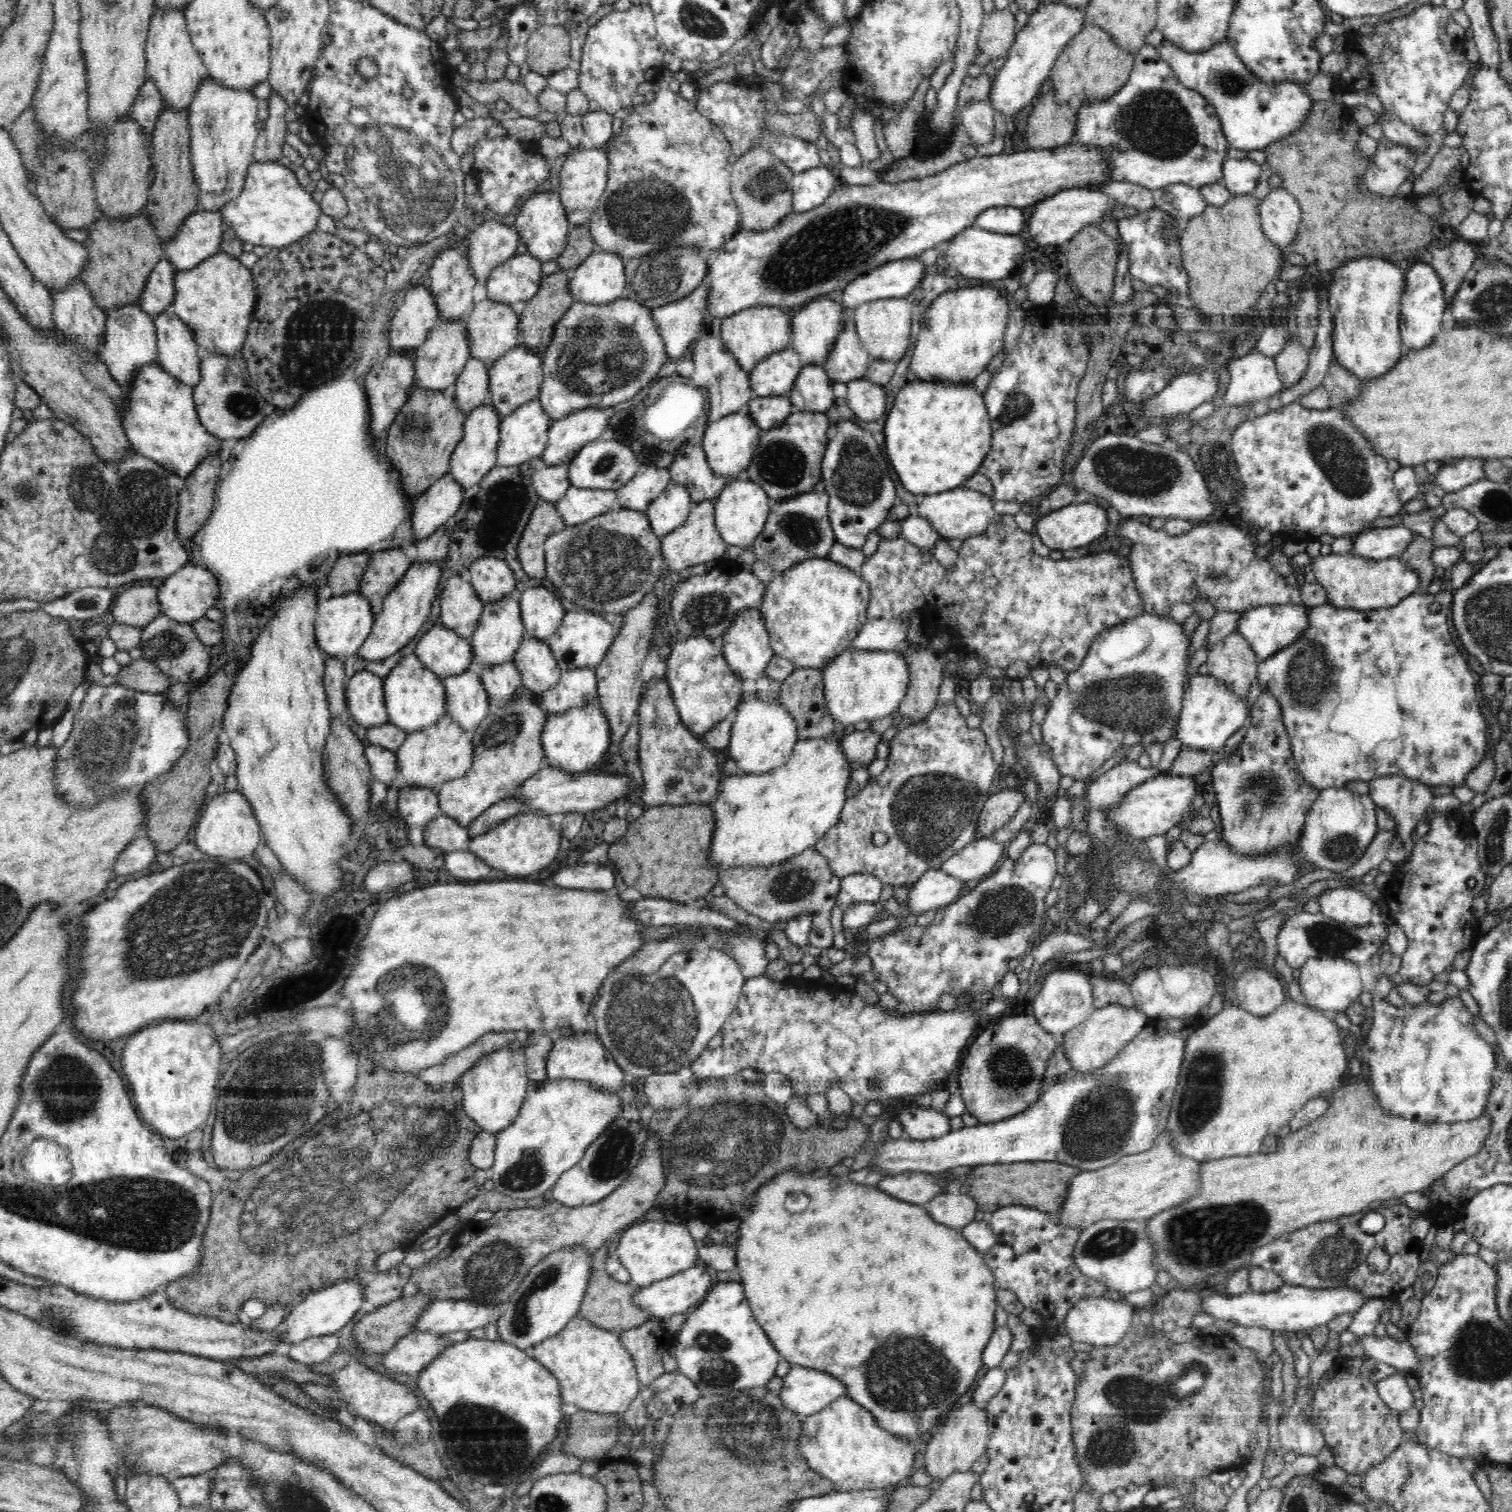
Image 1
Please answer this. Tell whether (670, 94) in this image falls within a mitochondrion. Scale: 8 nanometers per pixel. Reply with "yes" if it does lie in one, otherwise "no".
no

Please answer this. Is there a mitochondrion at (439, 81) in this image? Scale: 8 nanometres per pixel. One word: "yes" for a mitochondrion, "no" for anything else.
no

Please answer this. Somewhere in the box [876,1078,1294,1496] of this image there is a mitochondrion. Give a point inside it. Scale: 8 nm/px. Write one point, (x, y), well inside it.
(1111, 1444)

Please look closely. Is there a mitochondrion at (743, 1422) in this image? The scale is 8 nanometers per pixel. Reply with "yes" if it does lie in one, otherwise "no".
yes

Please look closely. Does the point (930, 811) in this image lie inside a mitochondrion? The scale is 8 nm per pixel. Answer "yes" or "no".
yes

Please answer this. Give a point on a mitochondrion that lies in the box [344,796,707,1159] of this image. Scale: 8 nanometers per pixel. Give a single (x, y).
(653, 1023)

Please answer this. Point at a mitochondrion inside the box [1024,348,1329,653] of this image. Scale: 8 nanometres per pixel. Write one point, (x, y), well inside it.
(1127, 469)

